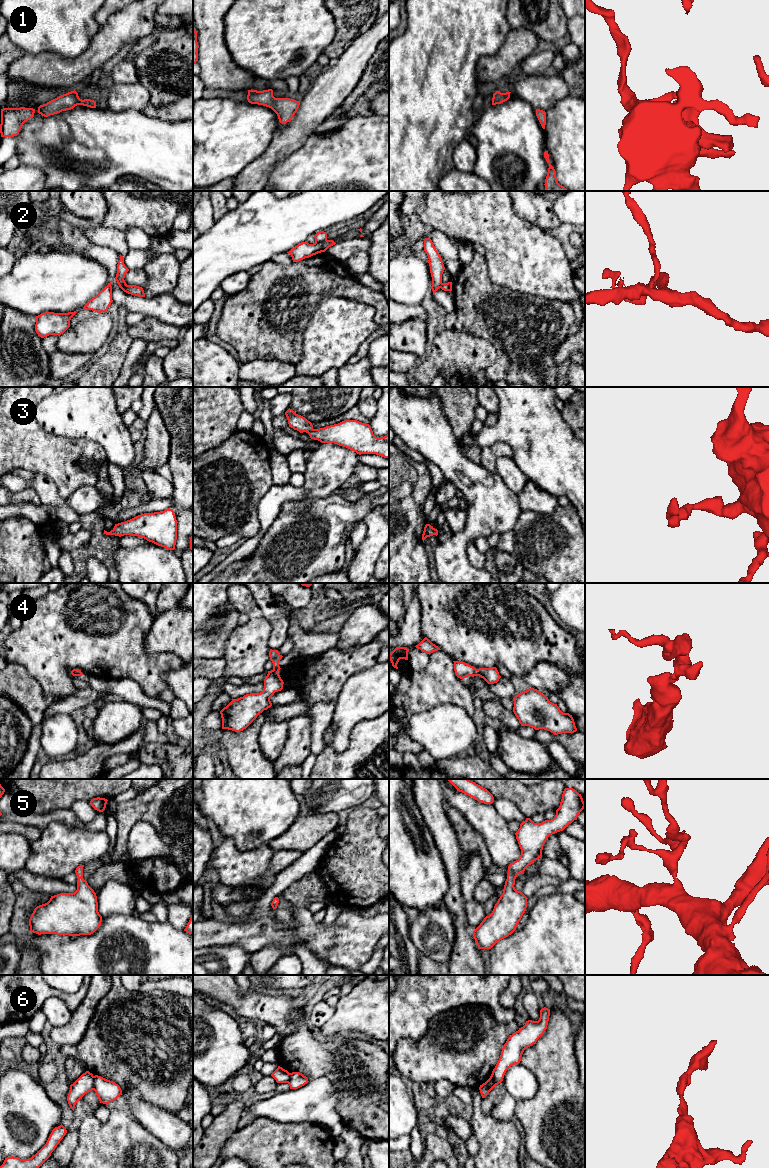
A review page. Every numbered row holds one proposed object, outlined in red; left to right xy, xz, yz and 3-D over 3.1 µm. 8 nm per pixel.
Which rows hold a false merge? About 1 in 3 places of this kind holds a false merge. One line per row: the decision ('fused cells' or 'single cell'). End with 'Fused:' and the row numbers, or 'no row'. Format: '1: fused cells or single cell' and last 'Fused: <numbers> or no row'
1: single cell
2: fused cells
3: single cell
4: single cell
5: single cell
6: fused cells
Fused: 2, 6

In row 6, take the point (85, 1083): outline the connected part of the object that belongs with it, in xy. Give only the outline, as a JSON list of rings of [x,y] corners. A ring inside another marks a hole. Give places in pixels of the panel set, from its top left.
[[[89,1071],[83,1073],[73,1084],[70,1085],[70,1090],[67,1096],[67,1101],[70,1108],[73,1110],[76,1103],[82,1097],[92,1091],[94,1088],[94,1076]]]

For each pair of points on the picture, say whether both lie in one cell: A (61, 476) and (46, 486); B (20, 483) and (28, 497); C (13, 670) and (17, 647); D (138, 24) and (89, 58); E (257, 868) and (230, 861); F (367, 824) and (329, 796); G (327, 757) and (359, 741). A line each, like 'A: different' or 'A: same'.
A: different
B: different
C: different
D: same
E: same
F: different
G: same

